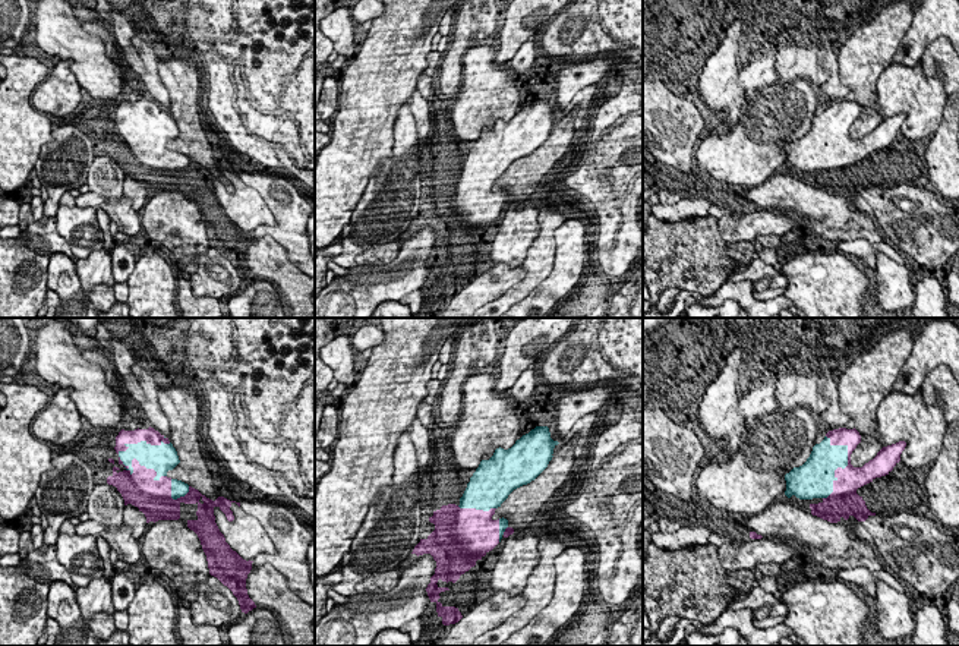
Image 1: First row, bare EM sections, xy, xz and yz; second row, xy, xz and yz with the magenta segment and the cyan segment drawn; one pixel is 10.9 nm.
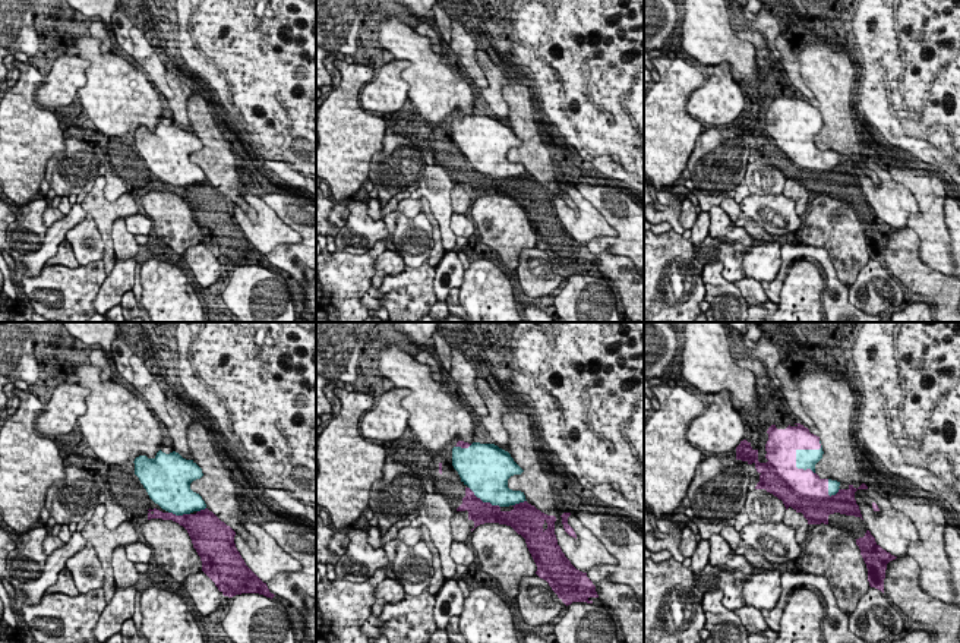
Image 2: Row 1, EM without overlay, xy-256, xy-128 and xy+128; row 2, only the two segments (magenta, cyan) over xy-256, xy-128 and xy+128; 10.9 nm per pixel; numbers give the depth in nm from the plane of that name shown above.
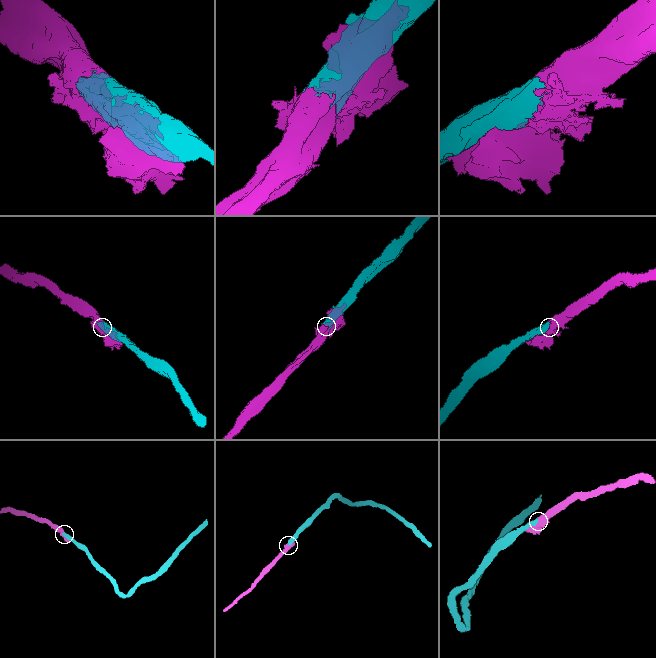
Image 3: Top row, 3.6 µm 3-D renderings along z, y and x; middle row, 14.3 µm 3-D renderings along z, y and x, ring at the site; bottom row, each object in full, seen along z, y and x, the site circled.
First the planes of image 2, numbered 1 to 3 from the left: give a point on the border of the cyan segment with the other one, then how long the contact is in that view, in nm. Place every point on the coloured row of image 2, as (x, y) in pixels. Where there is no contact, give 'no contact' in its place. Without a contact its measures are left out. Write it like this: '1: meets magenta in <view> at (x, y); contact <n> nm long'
1: meets magenta in xy-256 at (179, 516); contact 240 nm long
2: meets magenta in xy-128 at (482, 501); contact 420 nm long
3: meets magenta in xy+128 at (802, 448); contact 400 nm long

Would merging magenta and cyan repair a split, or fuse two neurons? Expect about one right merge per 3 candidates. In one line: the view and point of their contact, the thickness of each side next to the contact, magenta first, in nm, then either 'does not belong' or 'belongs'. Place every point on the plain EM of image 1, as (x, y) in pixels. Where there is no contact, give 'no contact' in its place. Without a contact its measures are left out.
contact yz (848, 136); calibres 280 and 320 nm; belongs

